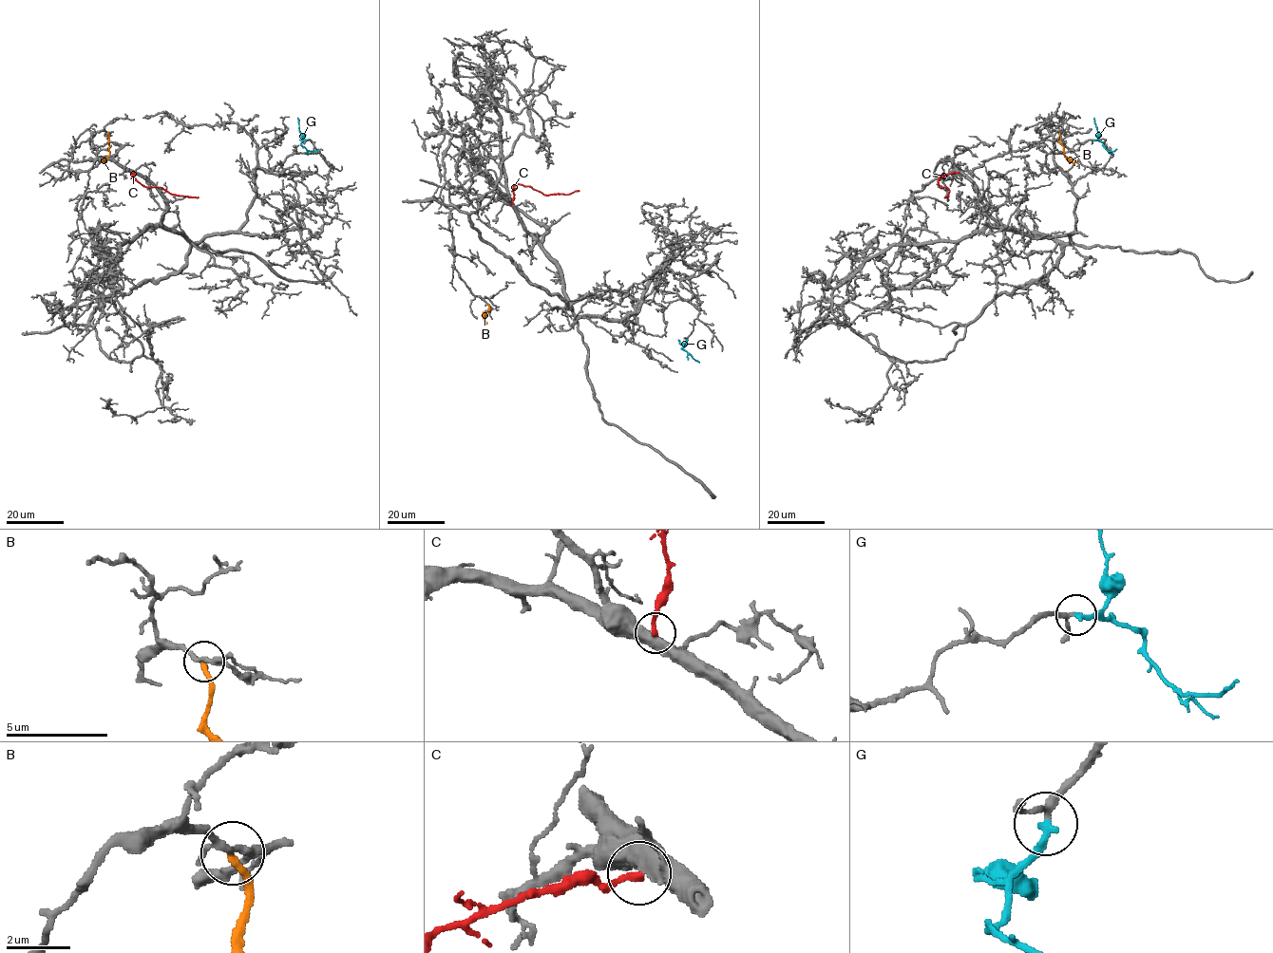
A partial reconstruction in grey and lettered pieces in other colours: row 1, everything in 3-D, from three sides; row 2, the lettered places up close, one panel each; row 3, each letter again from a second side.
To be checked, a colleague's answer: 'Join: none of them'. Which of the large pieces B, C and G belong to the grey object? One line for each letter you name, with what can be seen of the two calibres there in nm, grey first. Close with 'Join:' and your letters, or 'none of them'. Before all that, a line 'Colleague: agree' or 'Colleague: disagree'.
Colleague: disagree
G: Thickness 180 nm (grey) against 280 nm
Join: G

